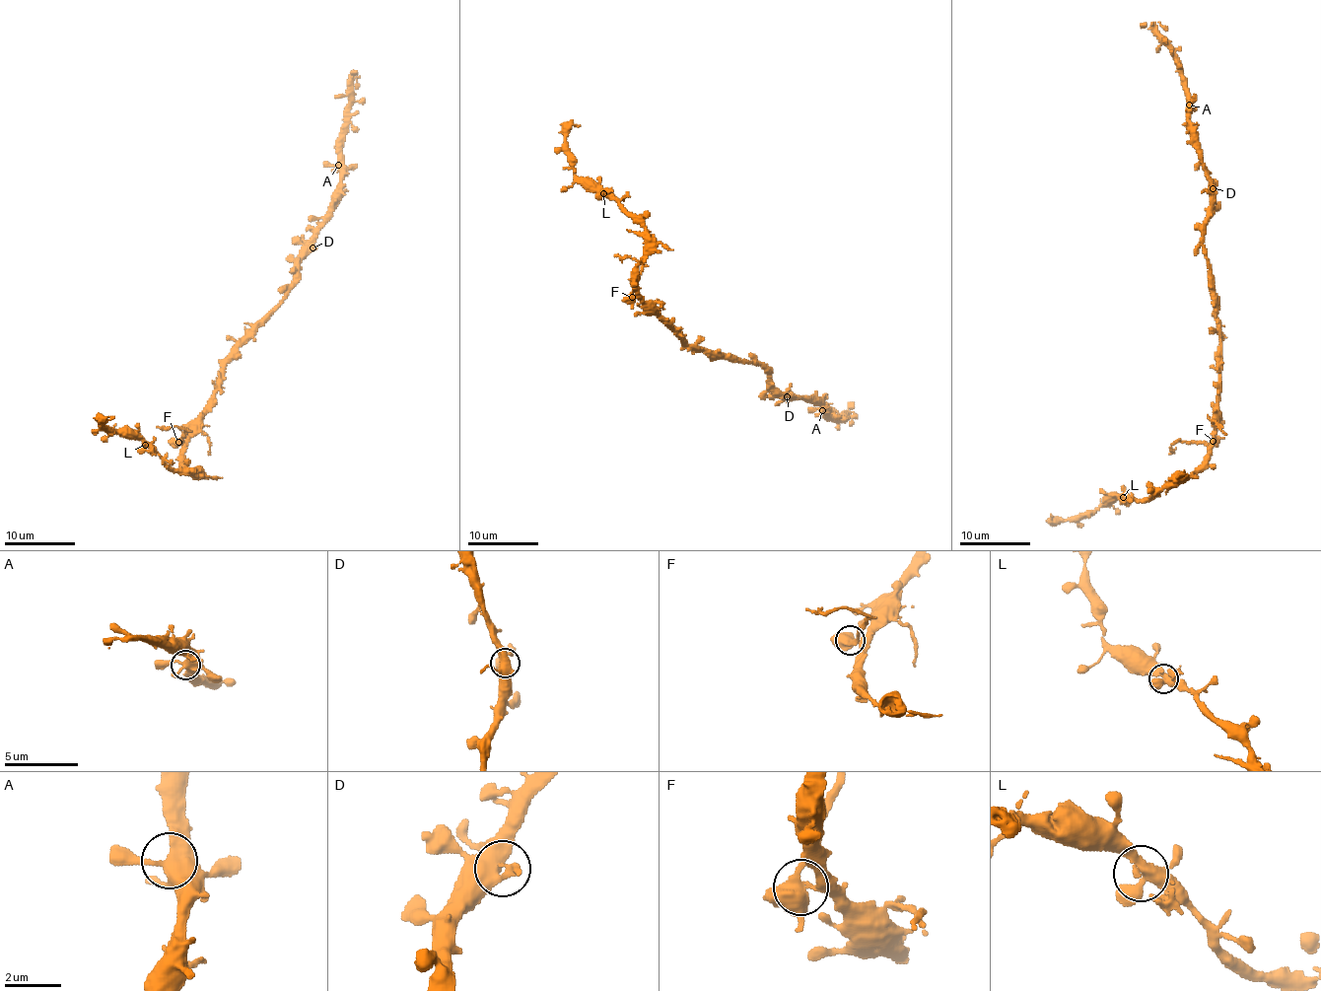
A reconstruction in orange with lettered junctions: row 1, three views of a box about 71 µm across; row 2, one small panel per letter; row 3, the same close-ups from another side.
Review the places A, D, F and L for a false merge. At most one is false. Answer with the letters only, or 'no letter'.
F

